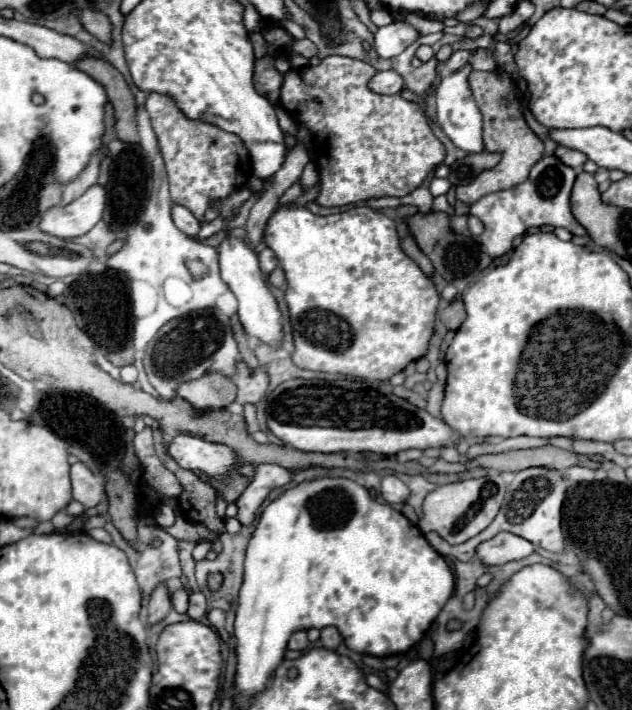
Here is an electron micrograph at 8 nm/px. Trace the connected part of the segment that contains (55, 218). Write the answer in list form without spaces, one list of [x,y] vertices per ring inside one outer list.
[[[101,185],[89,187],[79,199],[67,205],[49,207],[43,213],[39,229],[53,237],[75,239],[97,225],[105,209],[105,189]]]

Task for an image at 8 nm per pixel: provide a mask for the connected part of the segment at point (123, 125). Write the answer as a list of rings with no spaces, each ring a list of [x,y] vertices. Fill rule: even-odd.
[[[85,55],[83,59],[75,61],[75,67],[85,71],[99,85],[103,85],[107,99],[113,105],[117,137],[125,143],[137,143],[135,101],[133,101],[133,93],[127,87],[123,75],[103,57],[95,57],[95,55]]]

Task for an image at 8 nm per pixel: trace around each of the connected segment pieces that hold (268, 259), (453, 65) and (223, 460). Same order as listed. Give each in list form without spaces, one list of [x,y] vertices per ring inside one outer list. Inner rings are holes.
[[[265,247],[261,253],[259,253],[259,269],[265,273],[265,275],[269,275],[275,267],[277,267],[277,257],[275,257],[275,253],[269,249],[269,247]]]
[[[465,49],[453,51],[453,55],[451,55],[449,61],[447,61],[447,71],[457,71],[459,67],[463,67],[463,65],[469,61],[469,57],[471,57],[471,53],[465,51]]]
[[[177,435],[169,445],[169,455],[179,467],[203,471],[209,477],[227,475],[235,463],[235,453],[227,445],[209,443],[193,435]]]

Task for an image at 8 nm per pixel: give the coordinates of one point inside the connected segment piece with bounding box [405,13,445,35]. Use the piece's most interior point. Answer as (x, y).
(424, 25)

